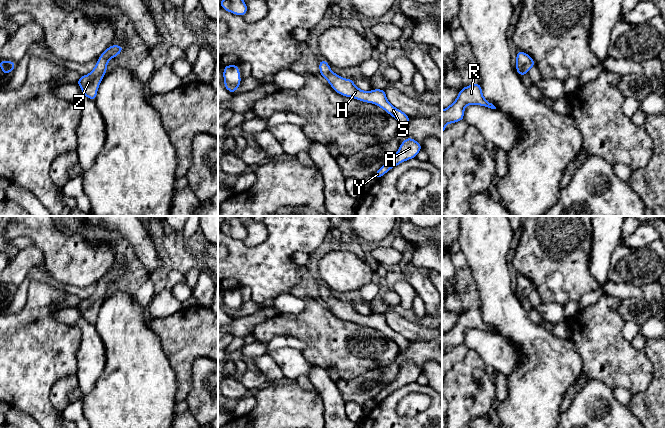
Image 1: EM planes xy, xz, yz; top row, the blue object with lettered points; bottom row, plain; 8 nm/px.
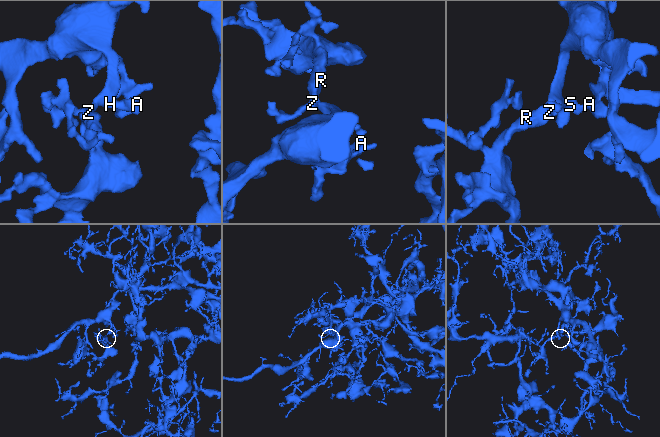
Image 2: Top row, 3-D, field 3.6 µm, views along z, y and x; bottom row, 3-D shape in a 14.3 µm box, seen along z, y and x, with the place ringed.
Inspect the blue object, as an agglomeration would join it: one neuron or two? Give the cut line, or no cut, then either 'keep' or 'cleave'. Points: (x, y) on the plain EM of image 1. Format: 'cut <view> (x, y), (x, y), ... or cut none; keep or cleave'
cut none; keep

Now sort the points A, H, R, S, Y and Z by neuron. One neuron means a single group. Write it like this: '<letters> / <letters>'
A H R S Y Z

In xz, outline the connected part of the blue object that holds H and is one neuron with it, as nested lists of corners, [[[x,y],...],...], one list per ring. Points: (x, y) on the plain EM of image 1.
[[[319,284],[319,294],[320,299],[338,318],[381,331],[398,345],[401,352],[409,348],[410,341],[387,324],[384,313],[373,313],[369,316],[361,314],[355,310],[353,303],[346,303],[335,298],[326,284]]]

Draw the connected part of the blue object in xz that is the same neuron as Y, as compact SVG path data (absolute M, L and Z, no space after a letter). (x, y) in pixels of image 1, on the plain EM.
M406 362L401 368L397 377L387 385L380 393L373 399L377 404L386 398L393 391L401 388L404 385L416 382L417 378L422 373L422 368L415 365L413 362Z

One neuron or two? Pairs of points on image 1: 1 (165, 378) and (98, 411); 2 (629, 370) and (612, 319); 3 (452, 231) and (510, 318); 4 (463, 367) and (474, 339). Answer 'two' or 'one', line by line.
1: one
2: one
3: two
4: two

